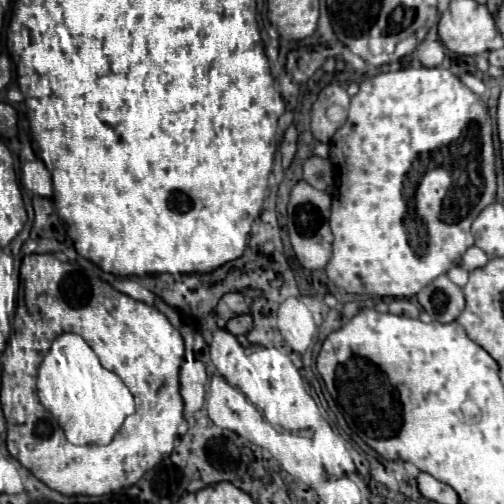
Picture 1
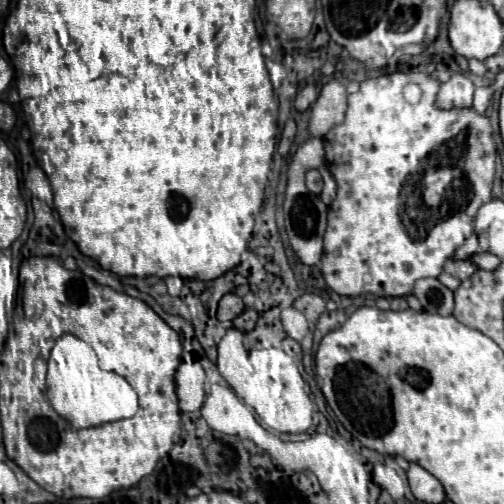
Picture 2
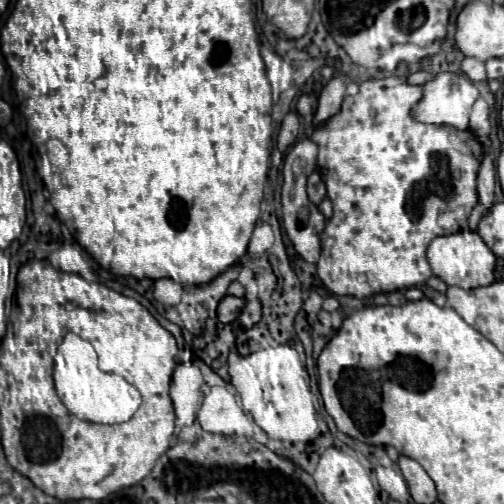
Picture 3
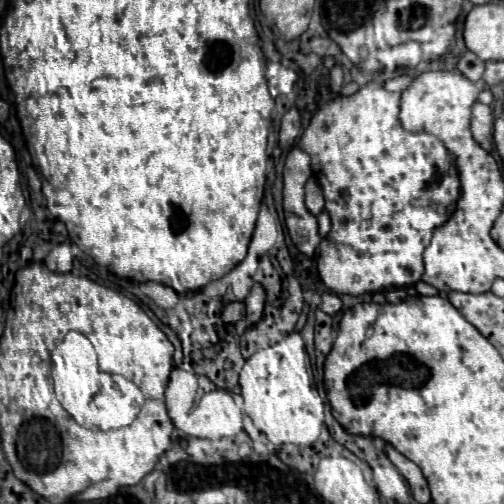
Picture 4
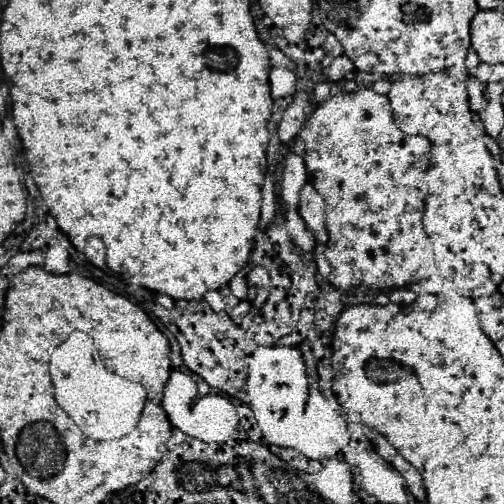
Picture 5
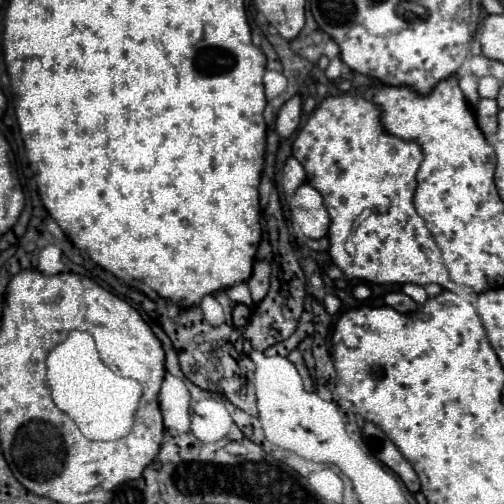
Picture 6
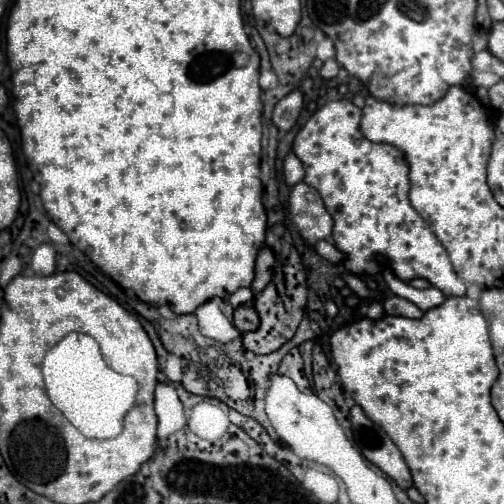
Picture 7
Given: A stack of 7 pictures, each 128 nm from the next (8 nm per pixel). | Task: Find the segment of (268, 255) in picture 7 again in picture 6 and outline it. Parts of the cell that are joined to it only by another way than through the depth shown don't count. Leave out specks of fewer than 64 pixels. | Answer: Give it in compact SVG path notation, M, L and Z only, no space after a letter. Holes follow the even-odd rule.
M266 260L254 262L254 270L252 270L252 276L248 280L248 286L250 286L250 292L252 292L254 304L258 304L270 288L270 264Z

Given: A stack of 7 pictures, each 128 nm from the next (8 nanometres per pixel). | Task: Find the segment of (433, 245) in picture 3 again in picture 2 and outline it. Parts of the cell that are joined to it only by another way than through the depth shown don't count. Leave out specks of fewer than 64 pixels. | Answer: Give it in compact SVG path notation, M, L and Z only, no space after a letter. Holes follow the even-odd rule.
M450 256L446 260L446 264L444 264L444 272L454 276L454 278L458 278L460 282L468 280L468 276L472 276L476 270L478 270L478 266L474 264L474 260L470 256L464 258L464 260L456 260L454 256Z

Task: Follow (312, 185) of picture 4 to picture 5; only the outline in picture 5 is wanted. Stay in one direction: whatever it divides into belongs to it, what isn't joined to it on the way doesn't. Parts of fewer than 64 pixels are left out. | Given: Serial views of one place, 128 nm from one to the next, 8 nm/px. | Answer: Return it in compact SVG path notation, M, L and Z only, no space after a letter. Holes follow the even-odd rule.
M306 184L300 192L300 204L296 206L296 210L300 212L300 218L304 220L306 228L316 234L316 230L320 230L326 222L326 202L322 198L320 192L316 192L310 184Z

